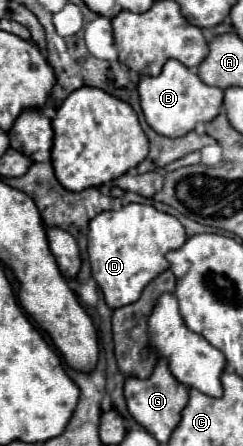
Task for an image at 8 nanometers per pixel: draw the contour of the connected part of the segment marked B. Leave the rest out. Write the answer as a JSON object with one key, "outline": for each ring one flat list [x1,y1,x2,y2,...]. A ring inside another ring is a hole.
{"outline":[[167,60,159,76,143,76,137,90,147,124,157,134,169,138,185,136,185,132,191,132,197,122,211,122,219,114,225,96,221,88,203,84,197,72,183,66,179,60]]}

